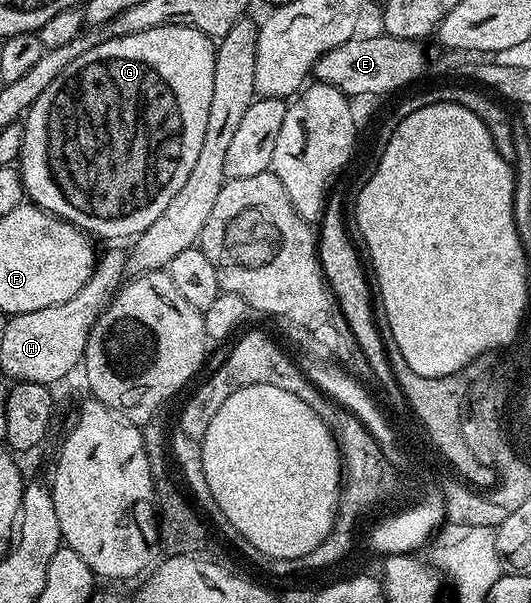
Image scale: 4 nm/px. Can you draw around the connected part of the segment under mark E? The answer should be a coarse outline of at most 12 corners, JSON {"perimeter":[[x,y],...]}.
{"perimeter":[[351,38],[315,62],[343,94],[391,94],[429,70],[414,38]]}

